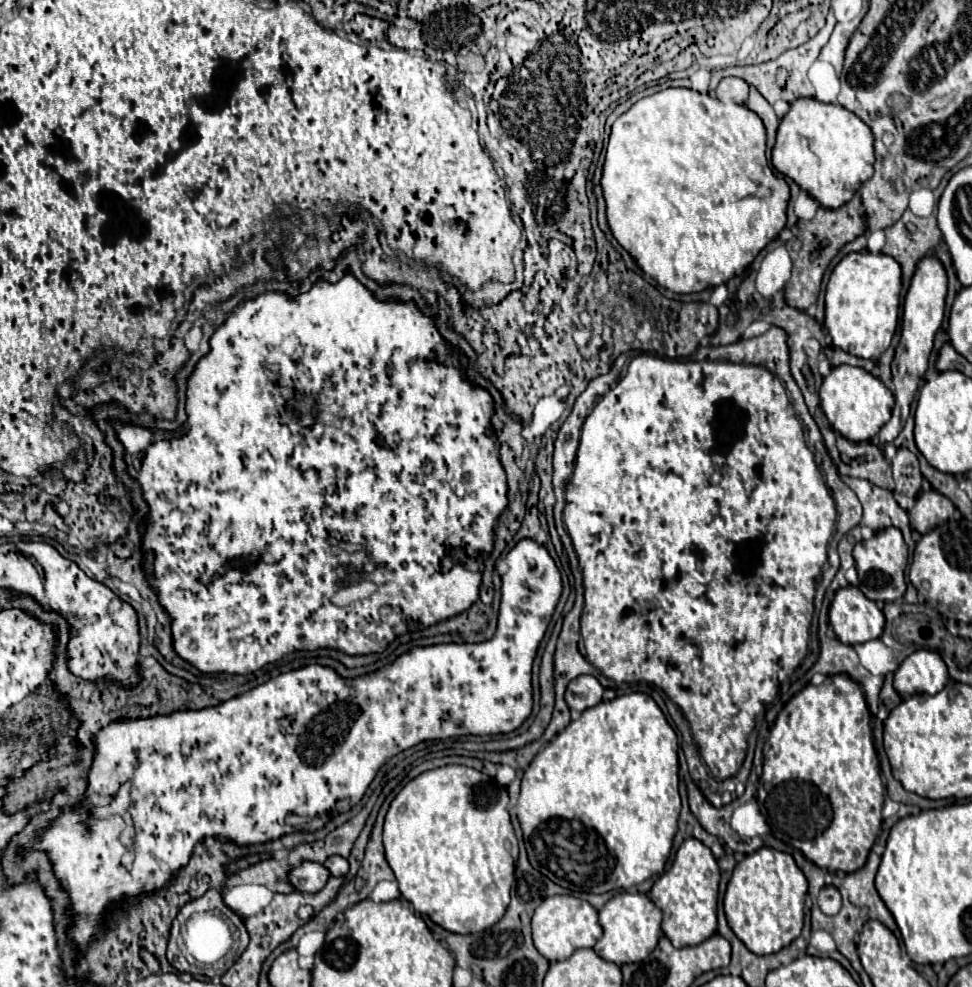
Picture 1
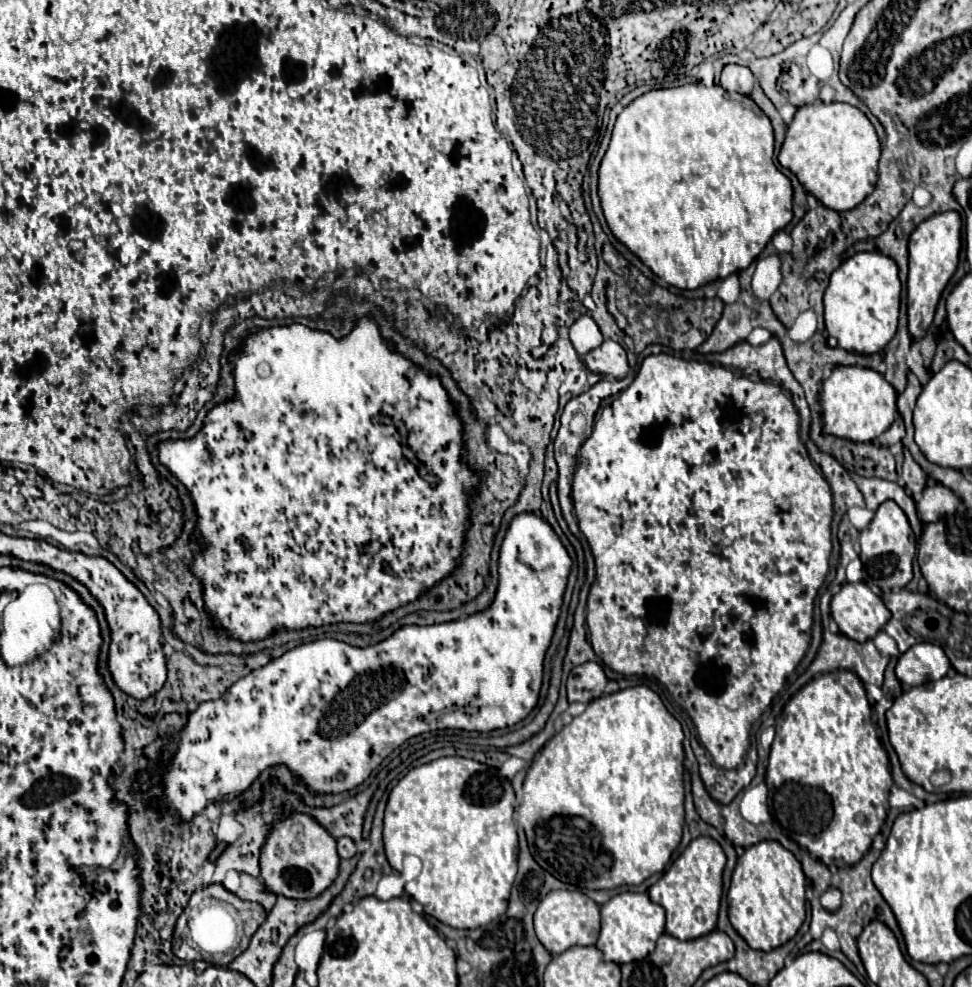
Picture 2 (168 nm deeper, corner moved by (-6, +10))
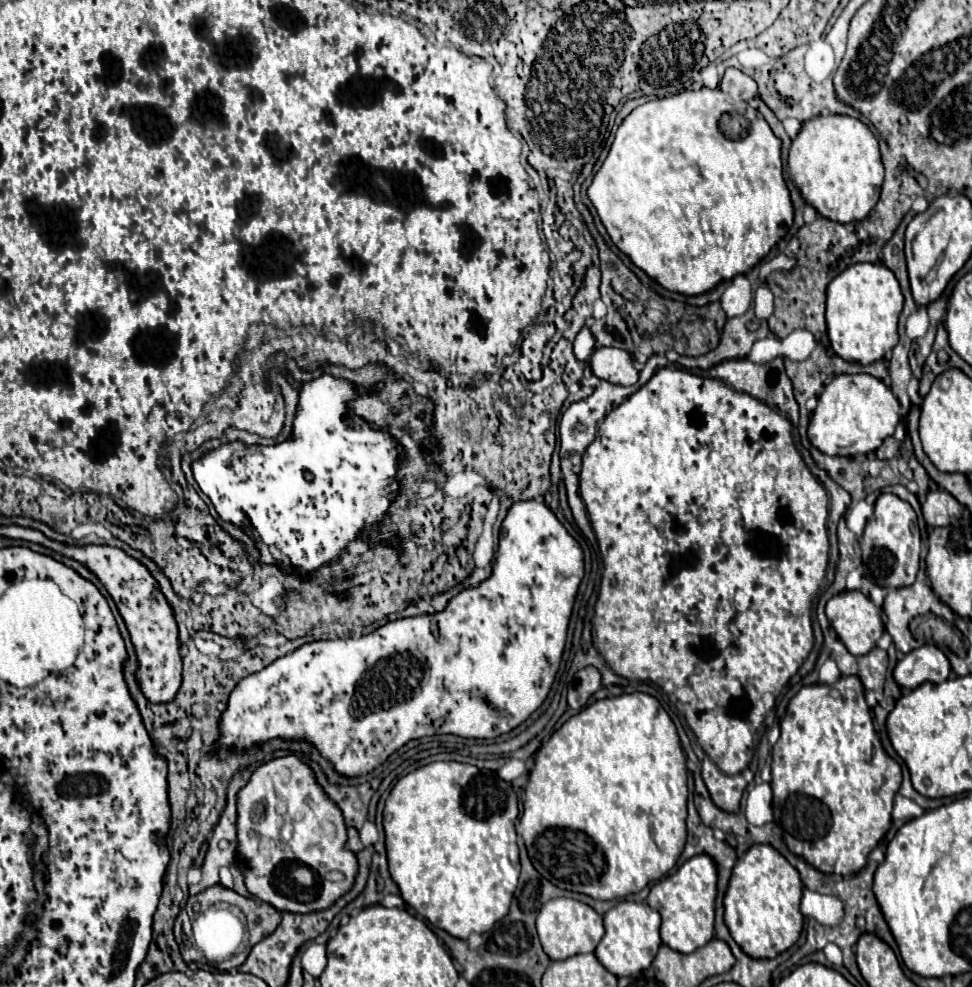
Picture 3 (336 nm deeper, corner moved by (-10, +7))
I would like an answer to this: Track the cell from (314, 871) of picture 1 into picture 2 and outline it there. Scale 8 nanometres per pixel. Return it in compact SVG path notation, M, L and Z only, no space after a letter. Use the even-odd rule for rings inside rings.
M290 815L284 823L276 825L266 845L262 847L260 871L266 887L290 899L318 897L338 875L340 857L336 853L336 839L308 815Z

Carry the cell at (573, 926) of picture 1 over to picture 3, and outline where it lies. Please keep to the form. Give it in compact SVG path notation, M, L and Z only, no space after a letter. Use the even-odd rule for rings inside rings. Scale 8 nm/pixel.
M572 898L548 900L536 918L536 928L538 928L540 944L550 960L566 960L576 954L594 952L600 938L604 936L602 916L594 912L588 904L572 900Z

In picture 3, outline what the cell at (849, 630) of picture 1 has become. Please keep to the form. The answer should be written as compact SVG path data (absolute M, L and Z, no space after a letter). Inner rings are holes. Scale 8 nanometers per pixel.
M840 592L834 598L828 600L826 604L826 616L830 620L830 626L836 630L838 638L844 642L844 646L848 646L850 654L868 654L868 650L872 650L876 646L876 642L880 640L882 632L884 632L884 624L882 624L882 610L862 592Z

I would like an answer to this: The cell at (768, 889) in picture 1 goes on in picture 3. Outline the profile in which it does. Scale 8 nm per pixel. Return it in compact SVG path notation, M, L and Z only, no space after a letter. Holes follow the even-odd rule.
M754 844L732 870L724 894L724 924L750 958L776 958L800 938L804 926L800 894L802 880L798 870L772 846Z

